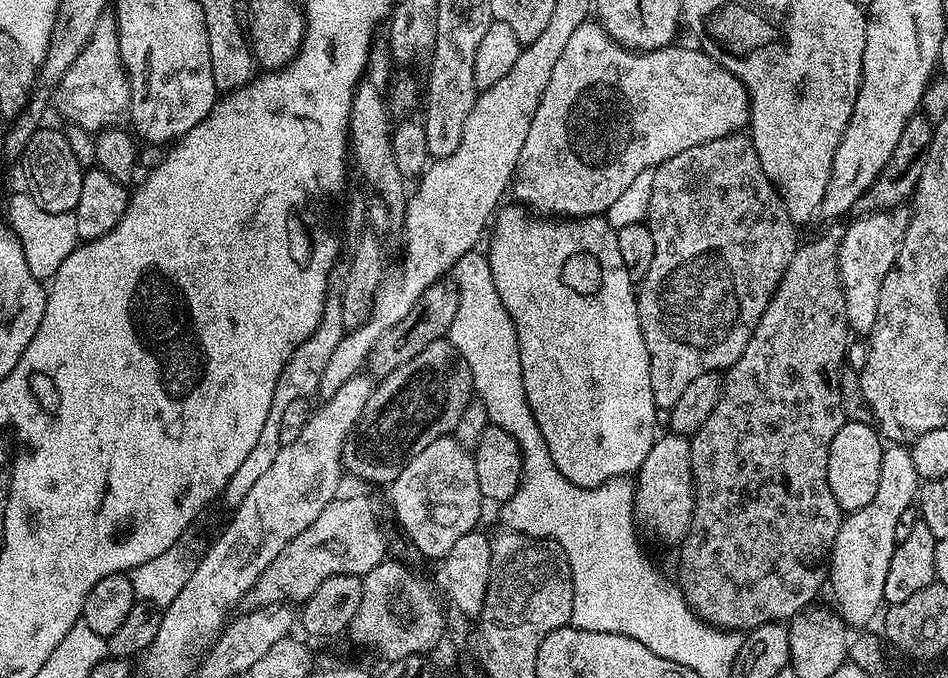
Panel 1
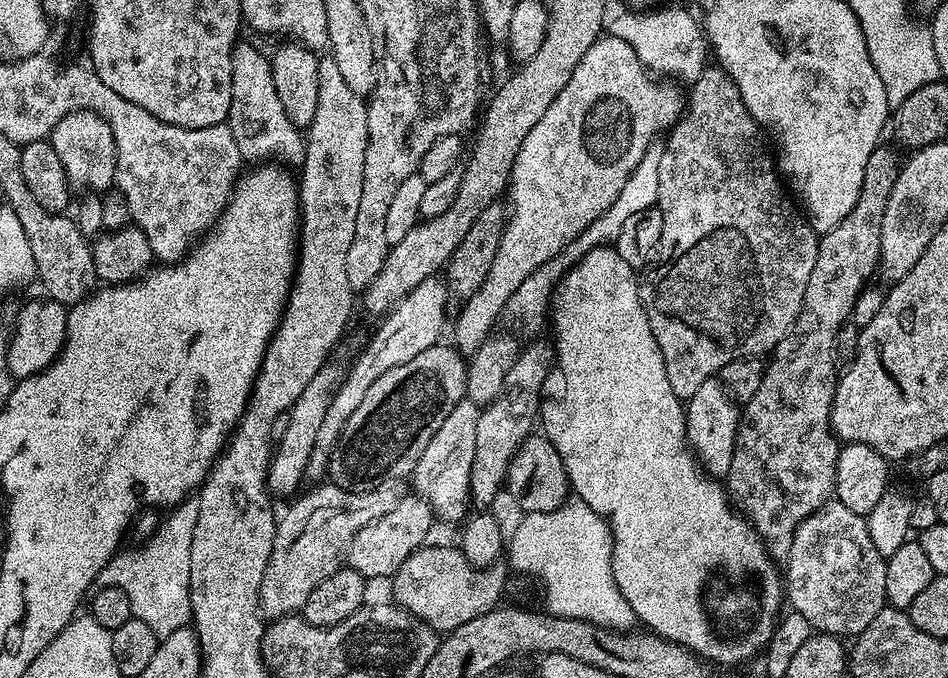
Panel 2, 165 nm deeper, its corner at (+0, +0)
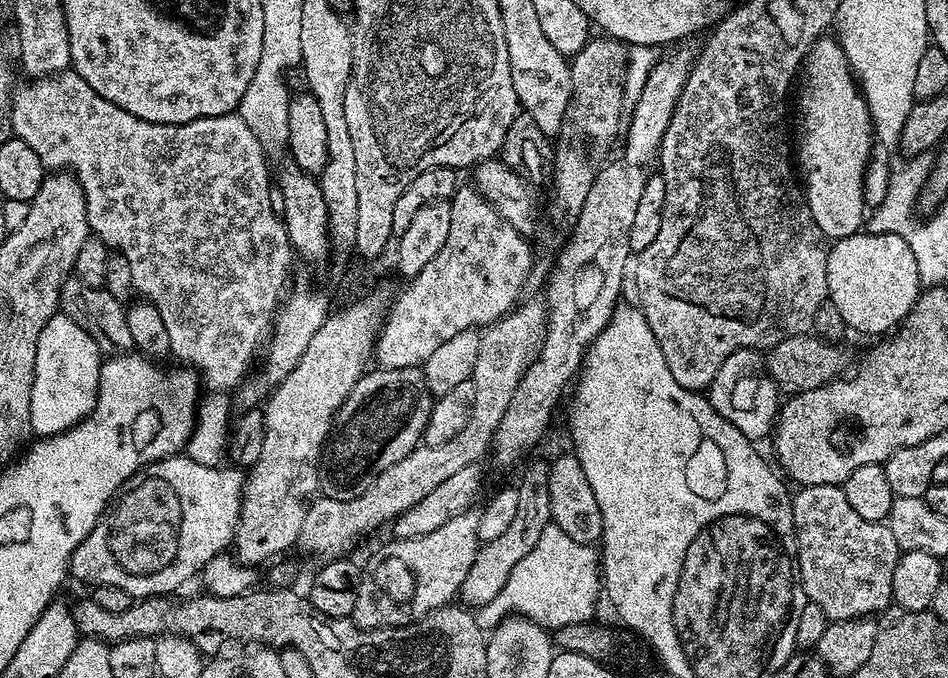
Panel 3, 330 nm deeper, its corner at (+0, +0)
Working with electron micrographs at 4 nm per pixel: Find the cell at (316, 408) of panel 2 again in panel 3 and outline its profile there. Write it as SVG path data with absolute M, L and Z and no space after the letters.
M186 454L167 456L164 460L157 460L156 463L149 464L143 475L141 475L139 479L137 479L135 483L133 483L131 487L111 505L110 510L100 517L100 521L96 523L94 530L90 530L90 534L86 534L84 541L76 547L70 565L71 575L73 577L77 576L84 584L92 584L91 586L99 586L102 584L106 586L118 586L120 589L126 590L126 594L130 594L133 598L176 594L176 591L178 591L187 580L192 580L195 576L197 579L197 577L203 573L204 567L207 566L215 556L221 555L221 553L227 549L224 548L227 544L229 547L229 545L235 541L236 527L240 521L240 504L244 501L246 476L244 472L240 473L236 468L226 467L227 466L219 466L211 468L210 466L202 466L201 463L192 461Z

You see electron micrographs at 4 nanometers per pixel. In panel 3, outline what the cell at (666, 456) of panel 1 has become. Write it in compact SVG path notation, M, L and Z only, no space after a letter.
M743 348L730 354L730 358L718 366L718 374L714 374L706 395L714 410L718 410L726 422L738 426L747 440L753 442L760 442L767 432L769 435L773 431L782 404L782 393L764 371L764 356L755 348Z

